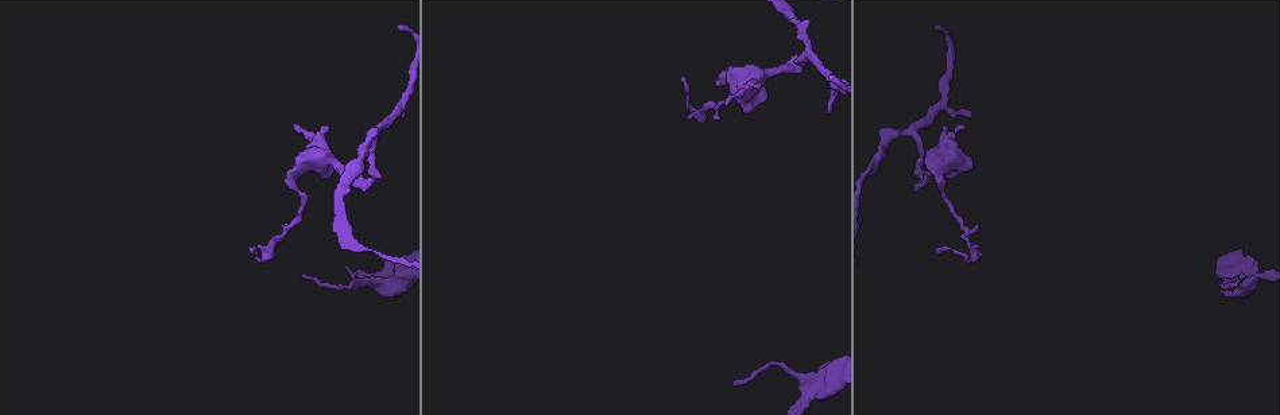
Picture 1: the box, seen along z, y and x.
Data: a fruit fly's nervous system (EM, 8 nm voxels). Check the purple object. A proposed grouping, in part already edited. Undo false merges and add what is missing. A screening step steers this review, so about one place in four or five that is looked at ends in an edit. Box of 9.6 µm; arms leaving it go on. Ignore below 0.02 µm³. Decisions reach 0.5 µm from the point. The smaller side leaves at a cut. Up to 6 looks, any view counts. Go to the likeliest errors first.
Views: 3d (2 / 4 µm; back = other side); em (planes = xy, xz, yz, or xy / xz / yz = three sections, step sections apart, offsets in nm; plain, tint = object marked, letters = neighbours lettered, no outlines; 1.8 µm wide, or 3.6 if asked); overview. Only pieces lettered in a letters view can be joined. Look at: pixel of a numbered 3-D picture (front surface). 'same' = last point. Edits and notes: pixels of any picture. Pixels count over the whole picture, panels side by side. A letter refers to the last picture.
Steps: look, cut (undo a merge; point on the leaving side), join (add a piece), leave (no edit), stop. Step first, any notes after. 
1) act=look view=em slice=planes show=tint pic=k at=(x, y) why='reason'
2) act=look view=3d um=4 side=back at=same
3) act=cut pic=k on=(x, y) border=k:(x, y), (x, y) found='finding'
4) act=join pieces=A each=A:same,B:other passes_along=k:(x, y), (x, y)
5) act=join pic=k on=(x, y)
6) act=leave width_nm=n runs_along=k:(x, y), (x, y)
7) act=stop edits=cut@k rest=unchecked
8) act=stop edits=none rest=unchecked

act=look view=3d um=4 pic=1 at=(797, 66) why='abrupt turn'

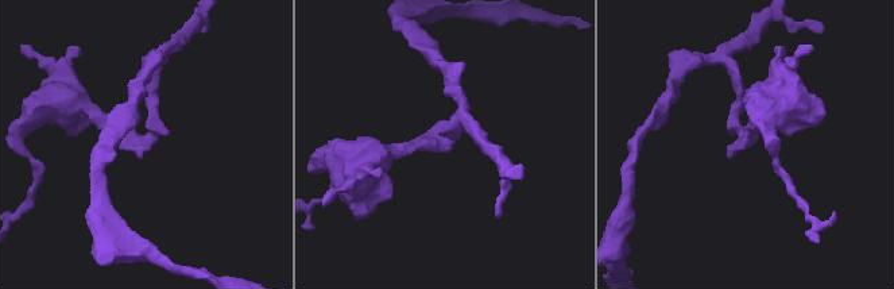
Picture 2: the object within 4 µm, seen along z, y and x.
act=look view=em slice=xz step=4 show=tint pic=2 at=(147, 136)

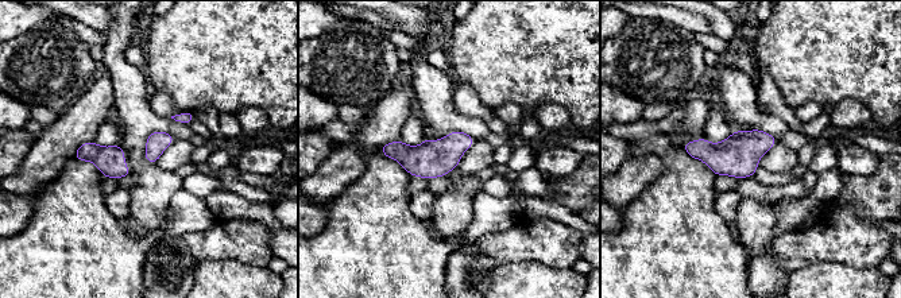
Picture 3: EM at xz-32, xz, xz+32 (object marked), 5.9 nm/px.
act=look view=em slice=planes show=letters at=same why='cut it another way'

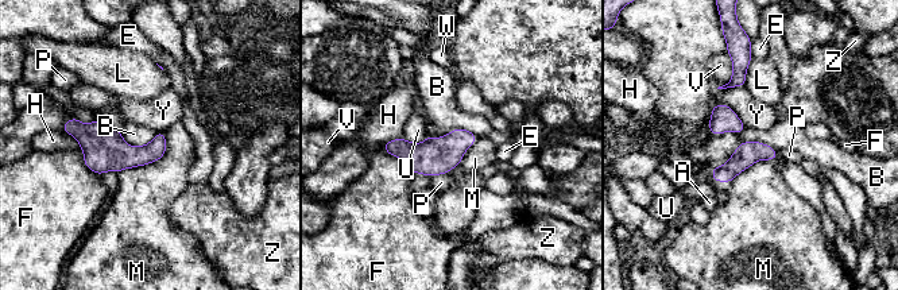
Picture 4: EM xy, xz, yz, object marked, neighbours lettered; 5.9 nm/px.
act=join pieces=A longest_contact=B:420nm each=A:same,B:other,E:other,F:other,H:other,L:other,M:other,P:other,U:other,V:other,W:other,Y:other,Z:other found='it goes on there'

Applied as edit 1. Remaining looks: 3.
act=look view=3d um=2 pic=1 at=(830, 75) why='an open end'

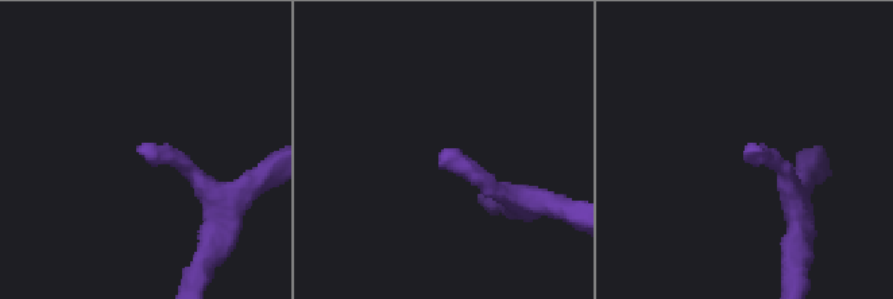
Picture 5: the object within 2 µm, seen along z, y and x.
act=look view=em slice=xz step=4 show=tint pic=5 at=(144, 156)

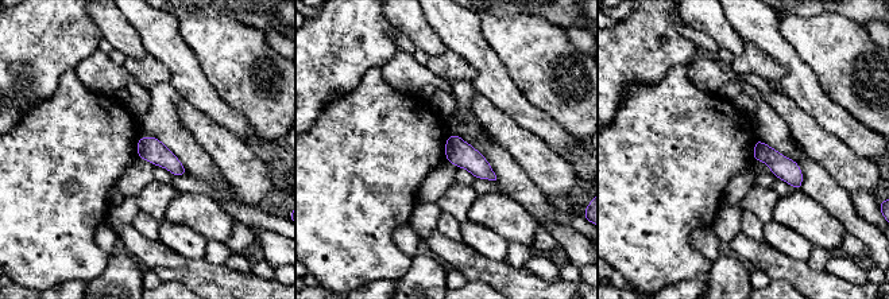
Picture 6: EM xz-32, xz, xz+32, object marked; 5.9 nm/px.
act=look view=em slice=planes show=letters at=same why='cut it another way'

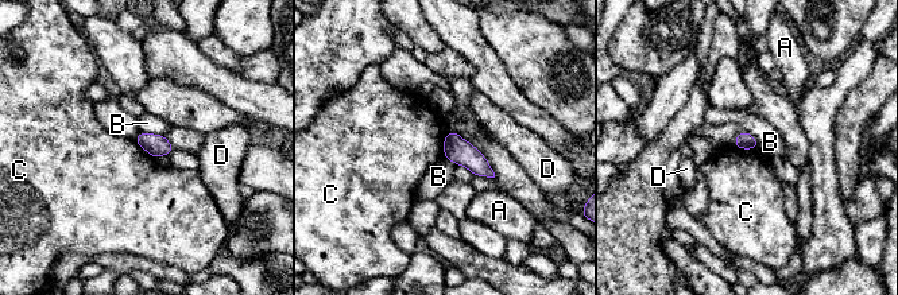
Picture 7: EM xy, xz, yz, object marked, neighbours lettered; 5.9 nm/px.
act=leave width_nm=110 each=A:other,B:other,C:other,D:other border=7:(732, 146), (758, 148) found='none of them fits'

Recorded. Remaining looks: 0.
act=stop edits=join@4 rest=unchecked

